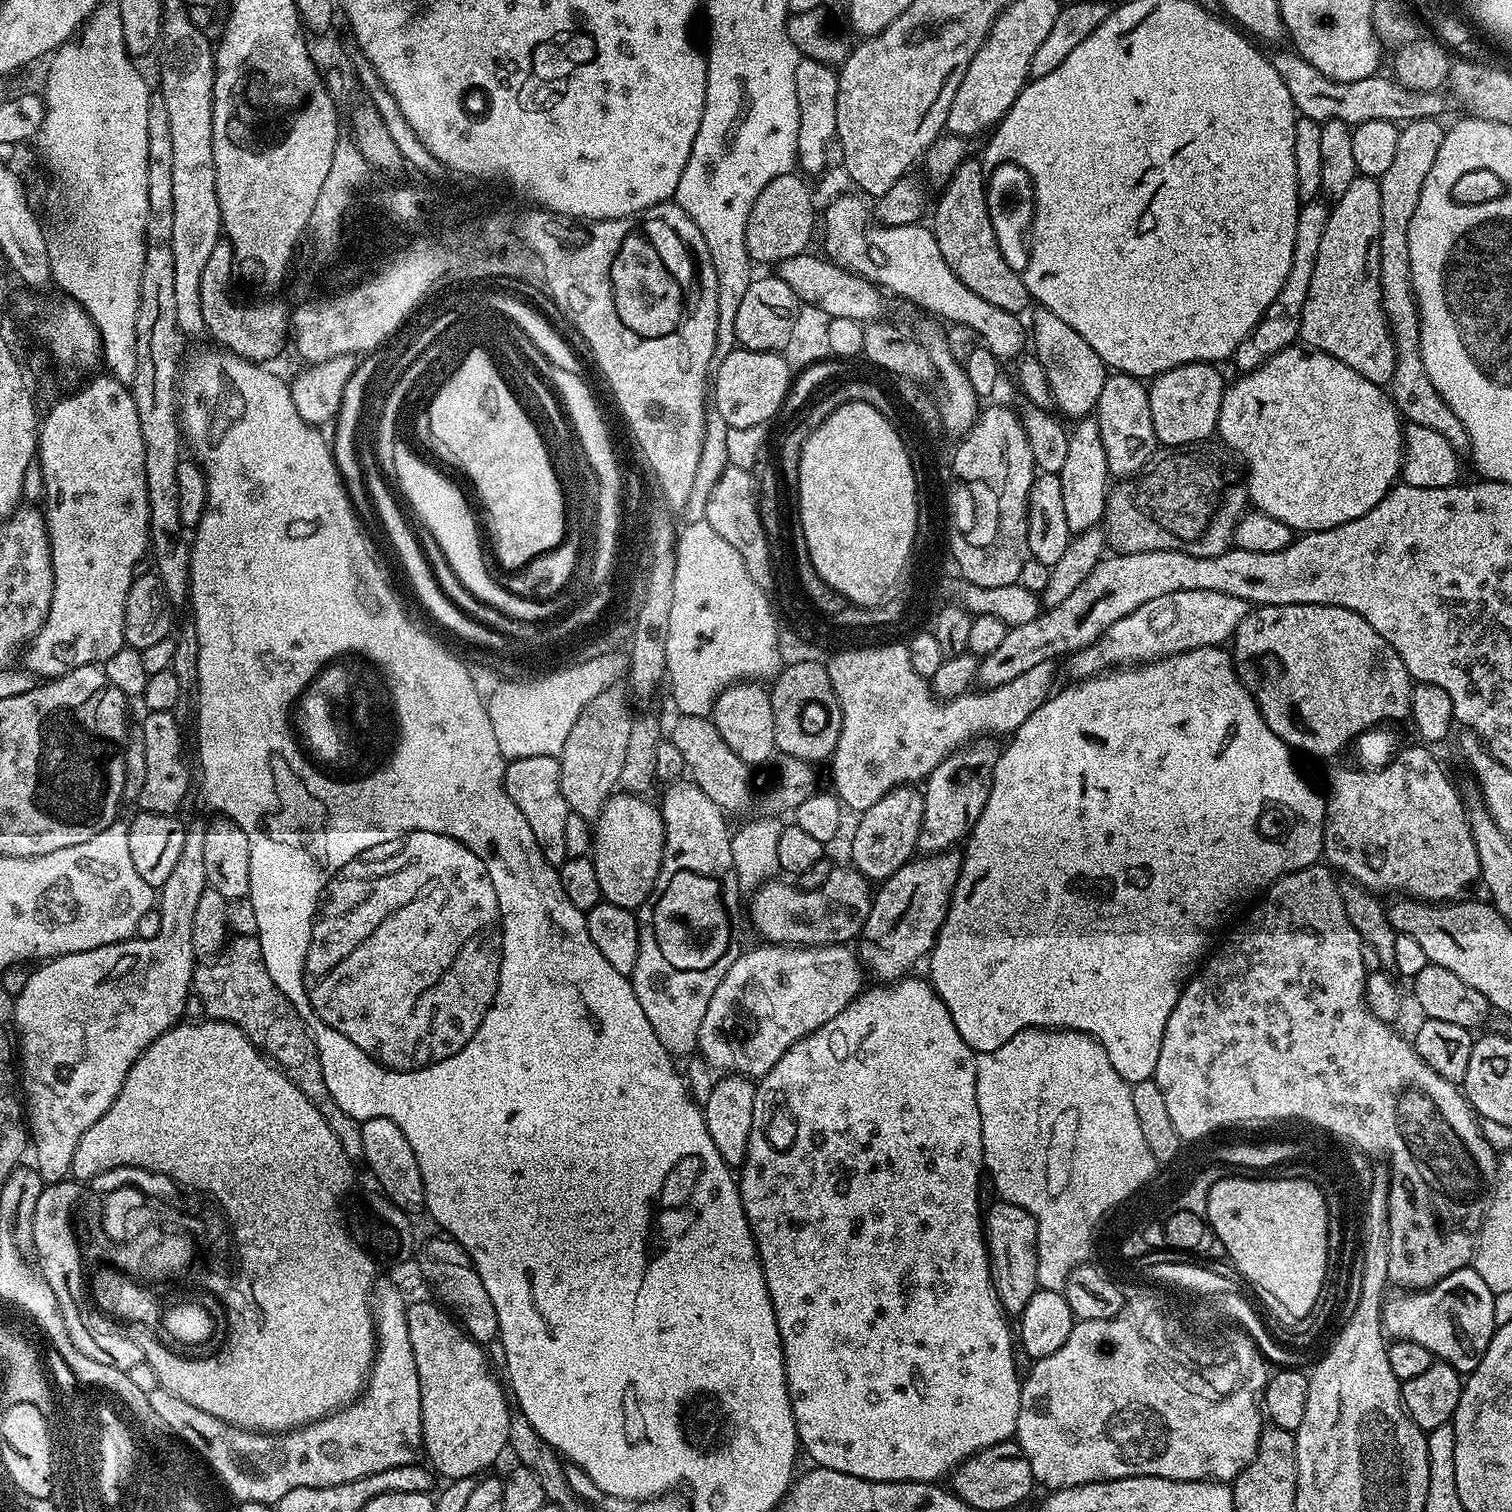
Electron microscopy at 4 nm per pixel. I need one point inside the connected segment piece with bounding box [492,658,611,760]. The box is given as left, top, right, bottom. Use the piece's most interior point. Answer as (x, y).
(532, 720)

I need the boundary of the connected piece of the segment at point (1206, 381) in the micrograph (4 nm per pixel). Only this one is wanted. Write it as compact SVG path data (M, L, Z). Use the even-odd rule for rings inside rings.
M1216 364L1174 366L1174 370L1166 370L1147 385L1150 418L1154 418L1154 434L1163 447L1181 448L1183 444L1196 444L1200 440L1209 439L1216 432L1216 423L1226 387L1226 379L1224 380L1223 374L1218 369Z

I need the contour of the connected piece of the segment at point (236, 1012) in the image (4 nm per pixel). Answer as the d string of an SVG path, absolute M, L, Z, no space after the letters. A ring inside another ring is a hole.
M233 935L215 956L193 967L192 987L195 999L197 996L201 1006L208 1011L205 1013L214 1020L229 1020L246 1033L284 1076L290 1078L290 1082L294 1082L294 1086L298 1086L298 1090L302 1090L302 1094L316 1104L349 1158L353 1162L363 1161L361 1121L343 1112L326 1090L316 1043L312 1041L308 1025L298 1010L294 1010L286 994L274 986L274 978L270 978L270 970L266 970L266 962L262 962L260 941L255 936Z

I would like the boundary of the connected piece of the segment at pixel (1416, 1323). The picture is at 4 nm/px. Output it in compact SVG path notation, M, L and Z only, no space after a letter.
M1469 1266L1462 1270L1454 1270L1454 1274L1446 1274L1446 1278L1442 1278L1434 1286L1429 1288L1422 1288L1419 1290L1409 1291L1407 1294L1400 1294L1404 1296L1392 1296L1392 1294L1385 1295L1383 1308L1381 1310L1381 1326L1384 1330L1385 1337L1392 1340L1417 1340L1422 1346L1426 1346L1426 1350L1430 1350L1433 1357L1437 1361L1445 1364L1451 1364L1452 1369L1461 1374L1473 1372L1478 1366L1478 1362L1482 1362L1482 1354L1486 1354L1486 1346L1490 1346L1490 1338L1497 1330L1497 1324L1494 1318L1494 1306L1496 1293L1490 1290L1490 1286L1486 1286L1486 1282L1482 1282L1482 1274L1478 1274L1475 1267Z

